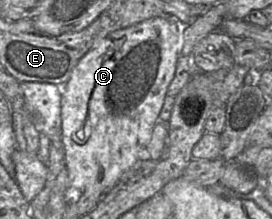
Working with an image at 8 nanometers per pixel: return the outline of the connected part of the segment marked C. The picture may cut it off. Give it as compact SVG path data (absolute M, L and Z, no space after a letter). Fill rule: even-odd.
M157 16L115 30L88 50L73 68L61 95L61 144L68 172L68 188L64 194L66 203L75 203L86 190L107 193L123 173L144 155L168 86L175 75L182 33L187 26L176 16ZM79 131L84 133L81 140L75 137Z

